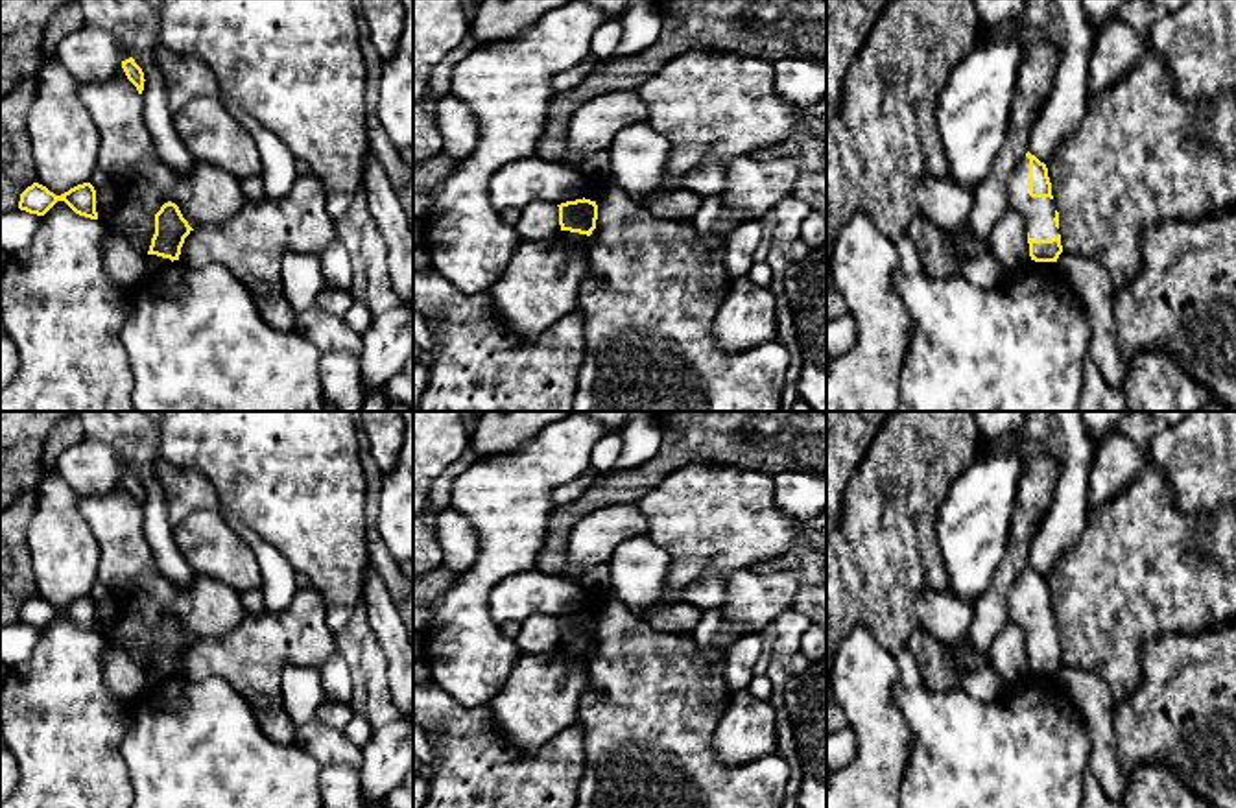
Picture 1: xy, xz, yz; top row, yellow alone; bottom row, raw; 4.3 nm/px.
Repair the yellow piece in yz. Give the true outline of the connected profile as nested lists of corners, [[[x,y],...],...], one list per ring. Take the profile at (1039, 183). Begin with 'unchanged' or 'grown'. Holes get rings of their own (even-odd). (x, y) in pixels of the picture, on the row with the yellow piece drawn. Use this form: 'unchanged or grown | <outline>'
grown | [[[1029,151],[1007,183],[1009,208],[1028,225],[1029,256],[1035,262],[1057,262],[1063,253],[1059,212],[1055,210],[1048,168]]]

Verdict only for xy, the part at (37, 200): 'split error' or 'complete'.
complete

